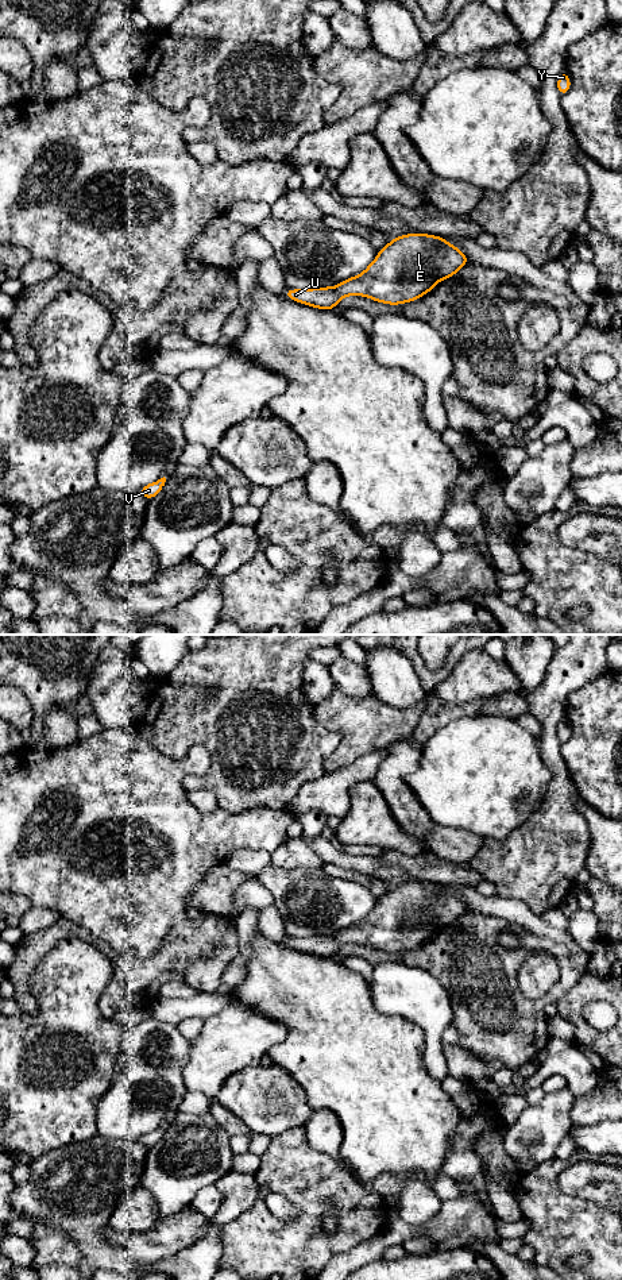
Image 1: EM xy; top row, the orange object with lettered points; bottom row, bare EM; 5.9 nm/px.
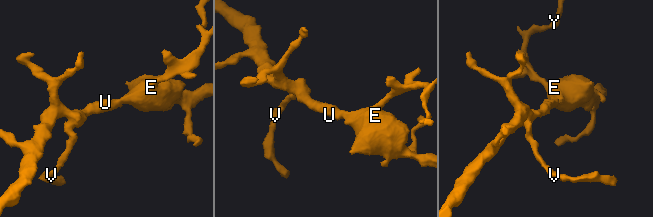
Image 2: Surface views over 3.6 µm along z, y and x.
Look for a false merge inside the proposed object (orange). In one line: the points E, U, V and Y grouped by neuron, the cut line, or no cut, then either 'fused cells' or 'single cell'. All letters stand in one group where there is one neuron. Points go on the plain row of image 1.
E U V Y; no cut; single cell

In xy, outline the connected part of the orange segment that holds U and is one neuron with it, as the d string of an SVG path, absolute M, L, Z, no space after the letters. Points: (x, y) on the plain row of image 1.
M412 880L393 886L362 922L336 936L286 937L283 942L322 959L335 956L344 944L364 944L398 953L429 941L437 930L455 924L468 910L467 903L456 892L448 892L445 886Z

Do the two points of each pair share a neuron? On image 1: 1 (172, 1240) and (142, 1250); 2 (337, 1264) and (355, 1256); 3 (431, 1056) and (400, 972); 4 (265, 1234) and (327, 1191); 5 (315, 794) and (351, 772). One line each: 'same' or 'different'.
1: same
2: same
3: same
4: same
5: same

